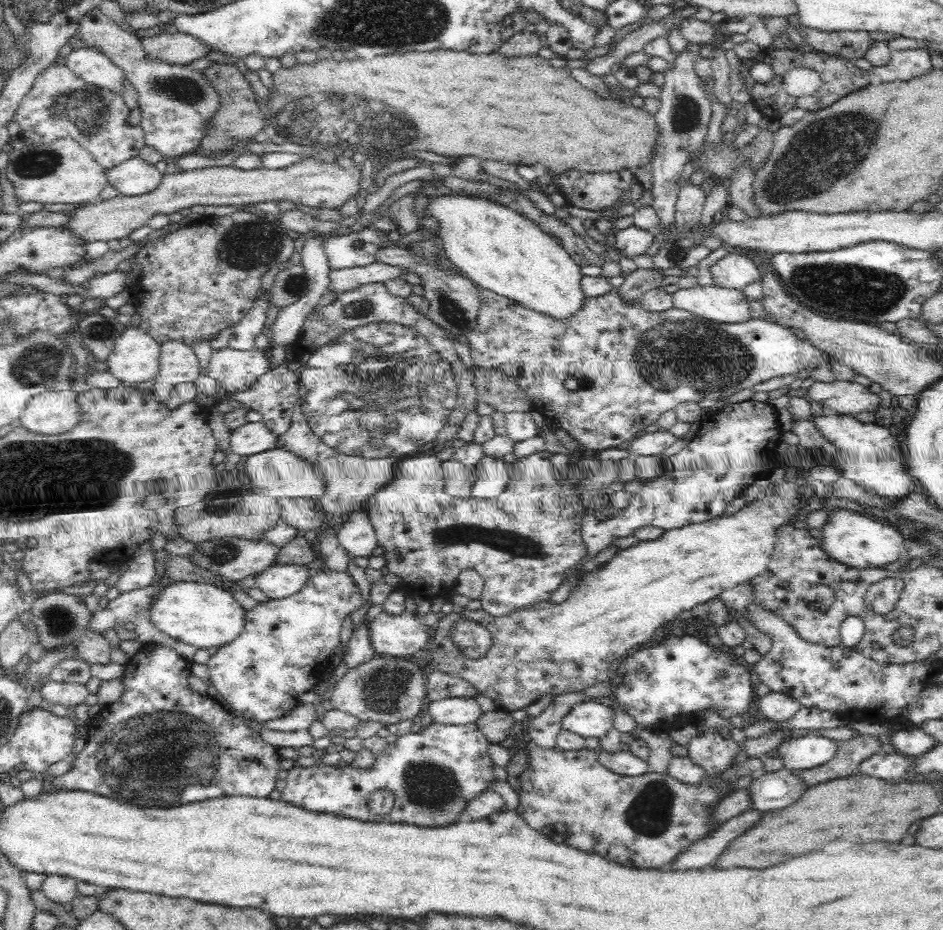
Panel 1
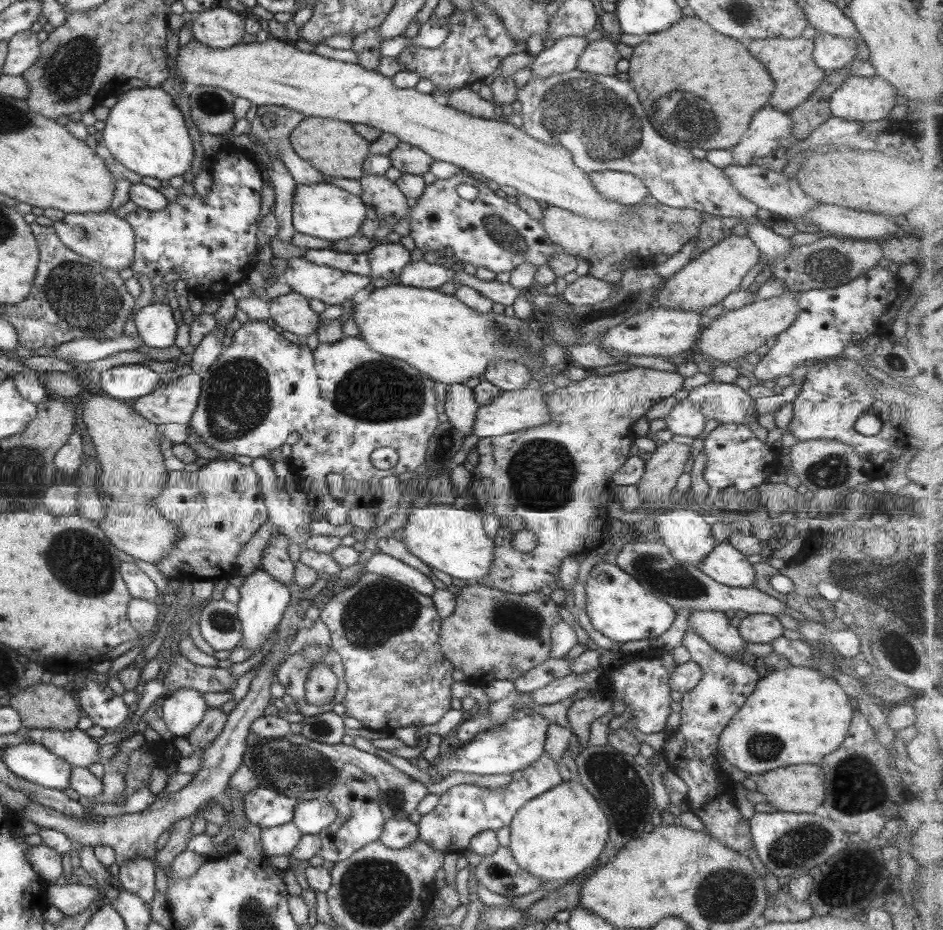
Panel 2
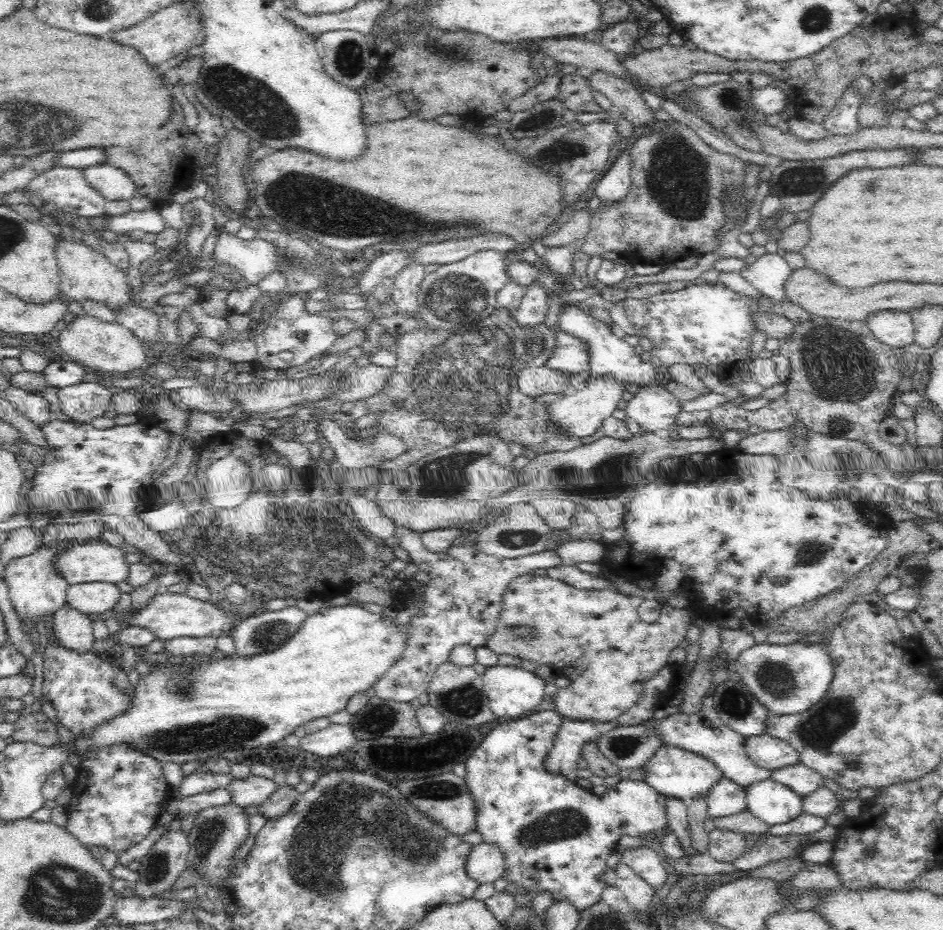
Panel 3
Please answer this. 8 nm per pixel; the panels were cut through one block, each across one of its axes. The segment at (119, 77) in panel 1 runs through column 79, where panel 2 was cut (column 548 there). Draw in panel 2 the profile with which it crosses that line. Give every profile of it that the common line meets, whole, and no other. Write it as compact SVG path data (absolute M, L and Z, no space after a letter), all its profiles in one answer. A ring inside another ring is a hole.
M564 37L536 55L531 62L532 77L549 77L576 69L576 62L588 46L586 37Z

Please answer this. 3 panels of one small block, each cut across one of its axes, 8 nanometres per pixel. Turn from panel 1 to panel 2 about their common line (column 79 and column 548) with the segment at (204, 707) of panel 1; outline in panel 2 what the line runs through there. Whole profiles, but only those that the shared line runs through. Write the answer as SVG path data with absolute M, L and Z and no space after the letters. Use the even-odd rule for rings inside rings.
M544 752L538 761L512 773L511 776L511 782L505 787L492 790L467 783L448 788L441 794L436 807L430 813L421 816L418 828L422 842L426 842L430 848L448 854L467 850L475 834L485 830L497 831L510 825L518 809L528 800L552 790L553 786L563 782L558 768L547 752Z

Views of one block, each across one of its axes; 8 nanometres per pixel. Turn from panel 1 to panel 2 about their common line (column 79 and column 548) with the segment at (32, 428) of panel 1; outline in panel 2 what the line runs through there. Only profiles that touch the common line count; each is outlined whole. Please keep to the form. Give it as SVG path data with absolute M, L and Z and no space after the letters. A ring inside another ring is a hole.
M527 386L524 389L501 391L490 404L479 406L476 413L476 421L470 434L476 434L482 439L529 430L551 422L546 393L540 389L528 389Z

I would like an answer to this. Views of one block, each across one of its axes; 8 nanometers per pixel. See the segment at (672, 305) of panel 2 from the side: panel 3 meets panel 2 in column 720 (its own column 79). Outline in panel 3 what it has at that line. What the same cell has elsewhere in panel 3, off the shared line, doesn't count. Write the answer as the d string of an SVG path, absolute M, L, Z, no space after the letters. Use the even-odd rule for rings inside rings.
M55 230L55 255L59 272L59 293L60 298L65 301L93 300L103 302L114 312L122 305L136 305L129 295L130 286L127 282L127 276L116 265L112 264L103 254L95 252L92 247L86 245L84 241L77 237L72 240L60 238Z

